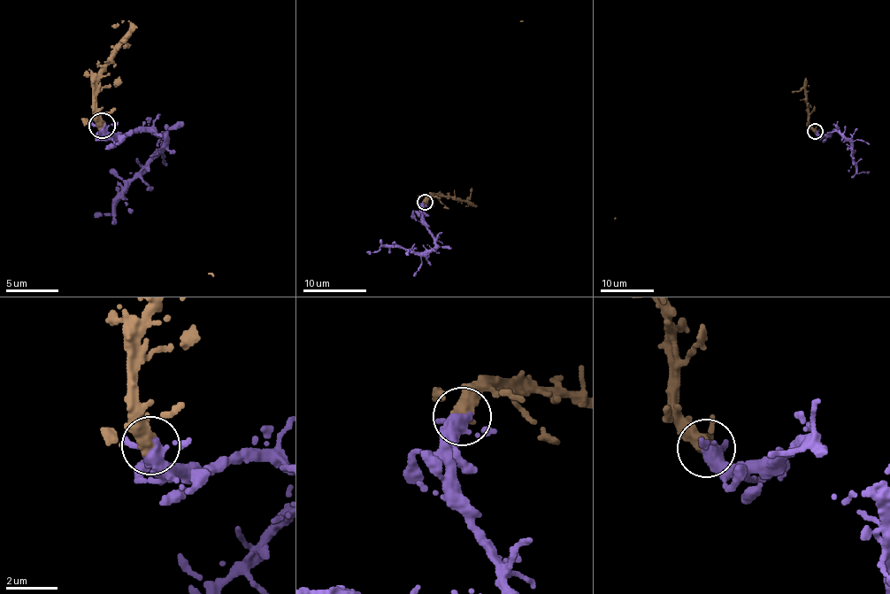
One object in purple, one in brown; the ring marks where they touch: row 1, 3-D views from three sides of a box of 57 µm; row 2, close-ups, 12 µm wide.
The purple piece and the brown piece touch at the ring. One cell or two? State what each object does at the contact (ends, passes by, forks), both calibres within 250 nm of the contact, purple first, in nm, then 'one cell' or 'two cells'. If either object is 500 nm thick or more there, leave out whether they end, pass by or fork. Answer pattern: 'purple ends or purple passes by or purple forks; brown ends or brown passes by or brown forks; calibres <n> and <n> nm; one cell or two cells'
purple forks; brown passes by; calibres 340 and 360 nm; one cell

